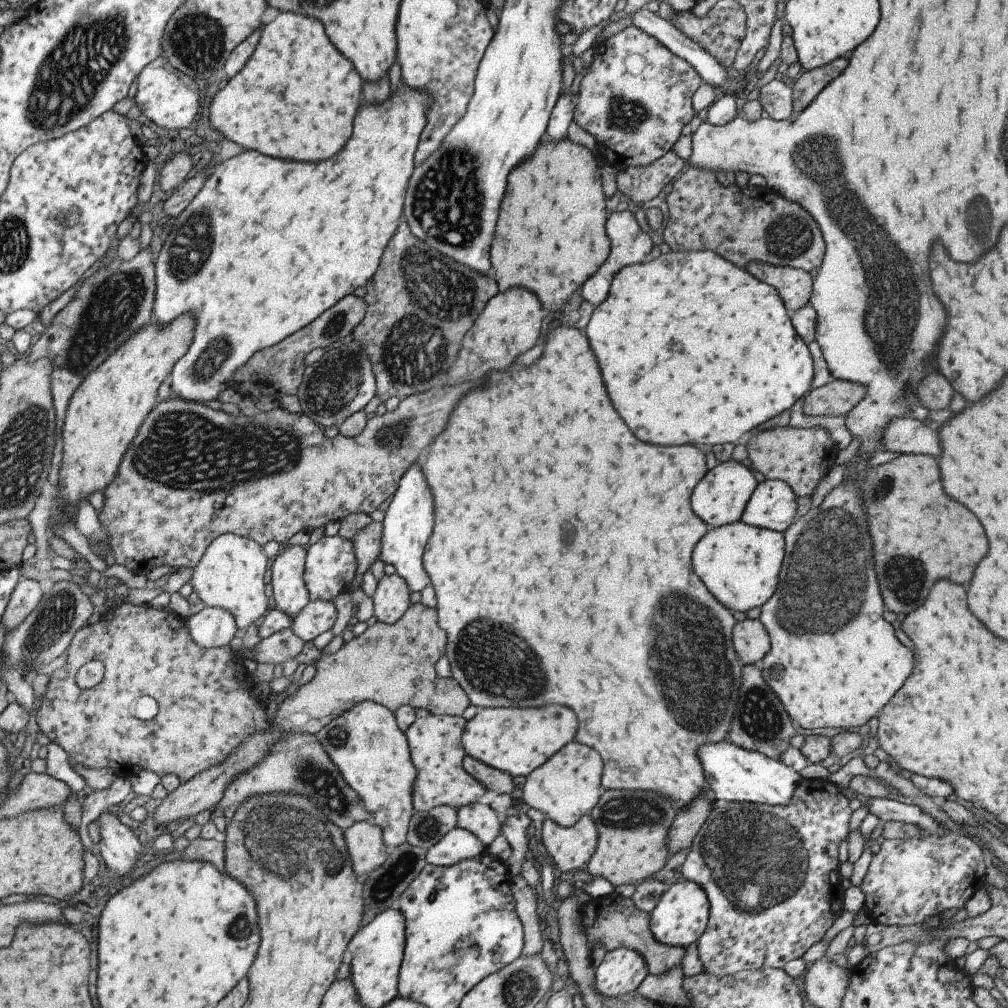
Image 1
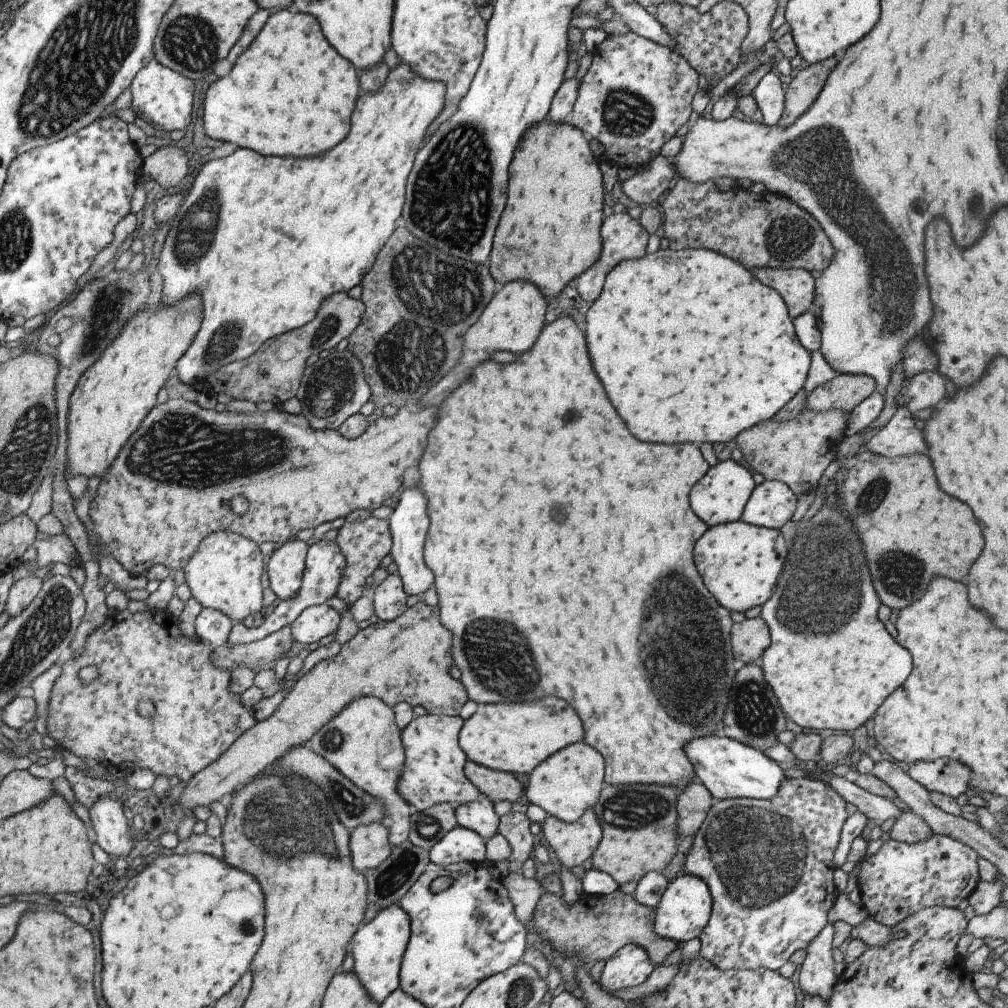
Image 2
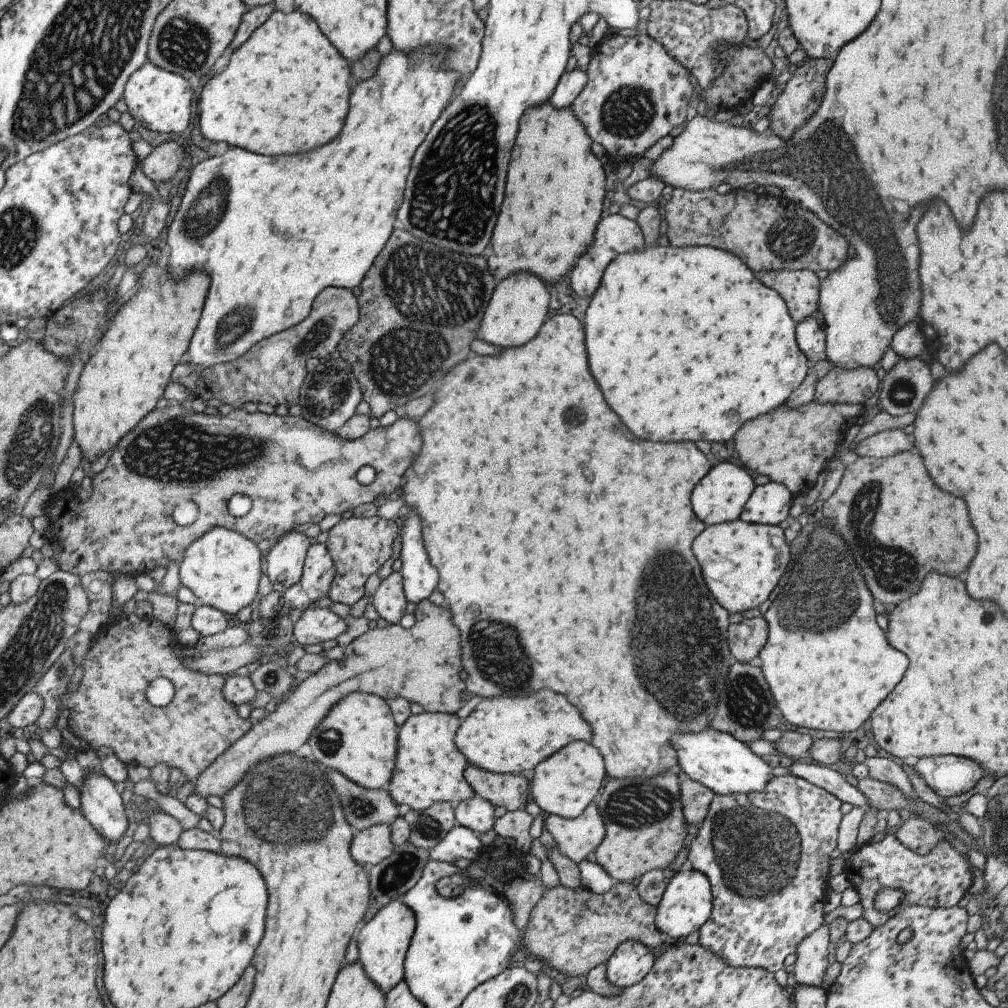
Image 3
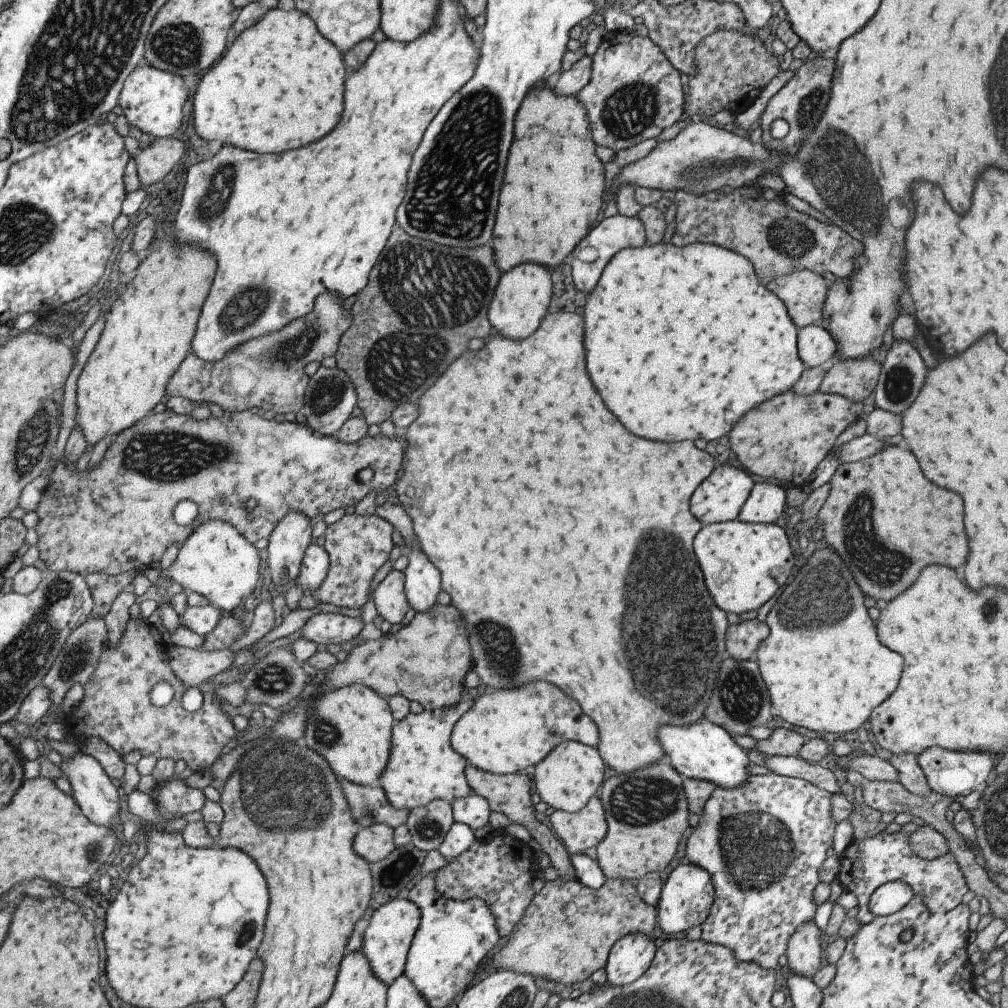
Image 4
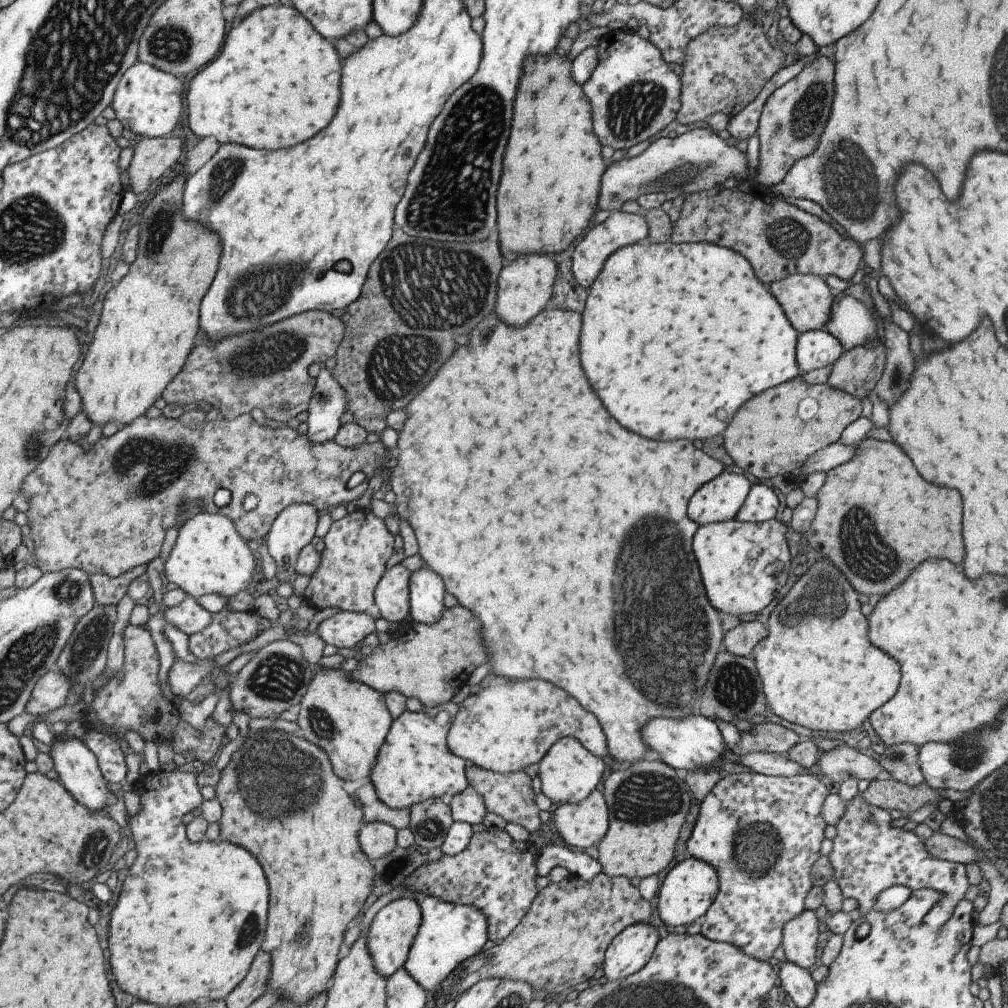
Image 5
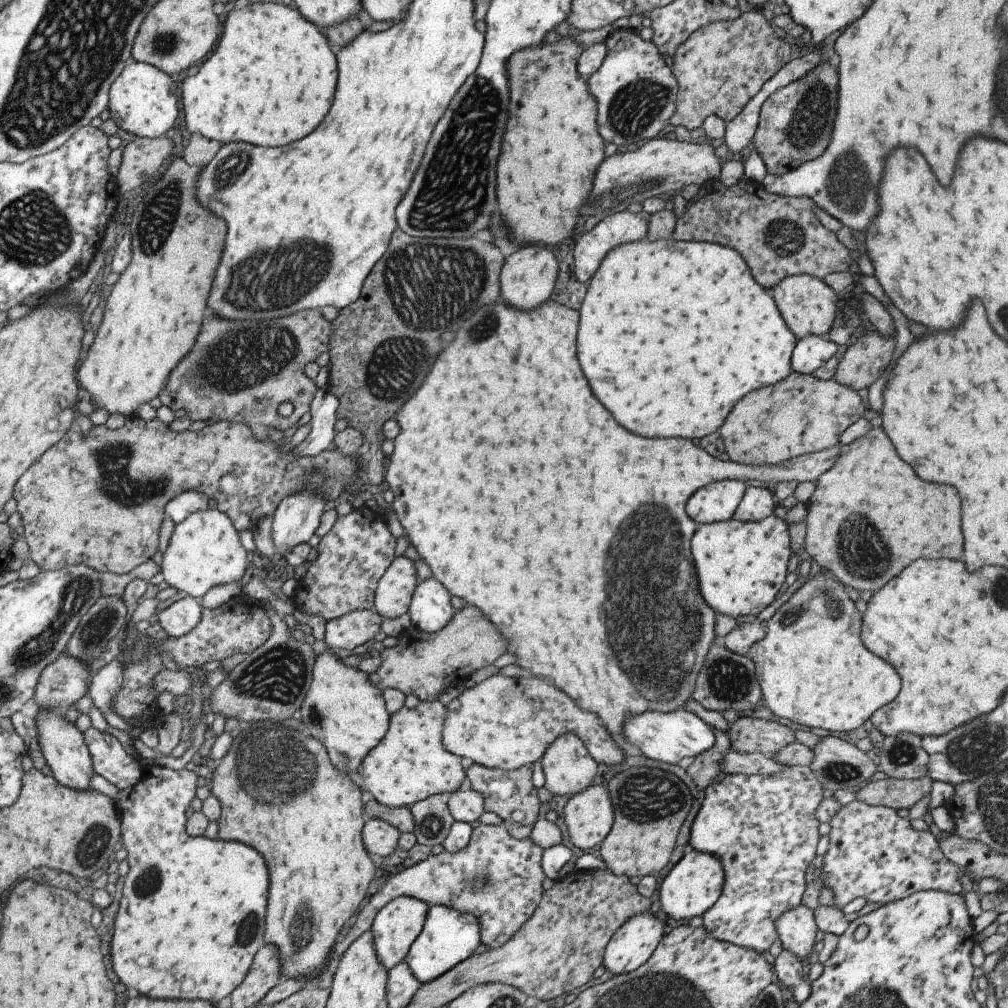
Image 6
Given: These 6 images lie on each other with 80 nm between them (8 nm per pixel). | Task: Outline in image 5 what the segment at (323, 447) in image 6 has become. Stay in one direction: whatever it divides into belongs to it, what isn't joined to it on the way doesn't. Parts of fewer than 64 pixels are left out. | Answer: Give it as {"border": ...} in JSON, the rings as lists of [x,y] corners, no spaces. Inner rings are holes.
{"border":[[[320,369],[306,408],[306,439],[313,444],[331,441],[341,426],[346,398],[330,371]]]}

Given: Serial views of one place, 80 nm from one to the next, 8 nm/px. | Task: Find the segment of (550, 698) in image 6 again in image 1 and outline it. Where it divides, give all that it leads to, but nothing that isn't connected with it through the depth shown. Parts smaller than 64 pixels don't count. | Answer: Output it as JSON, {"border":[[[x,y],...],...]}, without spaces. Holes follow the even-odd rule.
{"border":[[[547,704],[547,706],[539,706],[539,708],[519,708],[519,707],[478,707],[473,718],[470,718],[463,727],[460,738],[461,746],[466,755],[471,758],[496,768],[508,775],[527,776],[534,771],[540,764],[543,764],[554,752],[563,748],[567,742],[573,740],[577,730],[577,720],[575,714],[559,704]]]}

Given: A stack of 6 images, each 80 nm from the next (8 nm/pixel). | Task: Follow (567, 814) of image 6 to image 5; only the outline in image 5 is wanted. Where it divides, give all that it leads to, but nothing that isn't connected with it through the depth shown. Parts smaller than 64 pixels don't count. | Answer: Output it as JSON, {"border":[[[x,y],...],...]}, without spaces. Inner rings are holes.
{"border":[[[593,789],[581,802],[562,803],[551,813],[557,840],[569,848],[597,846],[608,829],[608,810],[601,789]]]}

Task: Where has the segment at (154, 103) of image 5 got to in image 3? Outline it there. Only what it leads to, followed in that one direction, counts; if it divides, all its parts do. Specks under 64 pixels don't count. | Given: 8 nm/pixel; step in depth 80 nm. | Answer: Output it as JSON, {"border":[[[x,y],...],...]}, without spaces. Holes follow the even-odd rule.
{"border":[[[145,63],[135,74],[131,75],[122,96],[132,118],[145,128],[158,134],[179,134],[185,130],[191,118],[191,98],[193,92],[182,76],[162,69],[155,63]]]}

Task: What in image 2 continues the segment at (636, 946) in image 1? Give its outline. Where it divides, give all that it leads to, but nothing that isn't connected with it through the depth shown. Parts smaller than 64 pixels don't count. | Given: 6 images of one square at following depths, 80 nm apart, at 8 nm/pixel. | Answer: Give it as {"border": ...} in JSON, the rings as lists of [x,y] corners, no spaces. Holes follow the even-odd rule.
{"border":[[[620,888],[615,889],[611,894],[606,894],[605,896],[581,894],[572,903],[566,903],[559,893],[544,891],[535,905],[529,927],[530,932],[537,933],[539,936],[545,938],[545,945],[548,945],[553,950],[557,950],[570,963],[578,961],[590,967],[597,960],[608,959],[610,955],[615,954],[615,951],[619,950],[623,945],[636,944],[643,947],[653,966],[657,966],[678,944],[675,941],[661,938],[655,934],[653,928],[655,913],[654,908],[639,904],[631,893],[623,893]]]}

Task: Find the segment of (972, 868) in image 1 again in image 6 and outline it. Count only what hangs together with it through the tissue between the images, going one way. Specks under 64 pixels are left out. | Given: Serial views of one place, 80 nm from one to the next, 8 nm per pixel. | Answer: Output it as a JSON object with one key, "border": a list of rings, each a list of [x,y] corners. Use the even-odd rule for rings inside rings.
{"border":[[[857,799],[842,806],[828,821],[828,848],[822,856],[822,869],[819,872],[819,886],[832,892],[832,904],[841,910],[853,898],[864,898],[866,902],[885,904],[896,901],[919,891],[939,891],[957,895],[961,890],[958,876],[965,874],[963,869],[950,863],[939,850],[938,840],[929,830],[917,831],[911,828],[905,817],[897,816],[897,811],[889,807],[872,807]]]}

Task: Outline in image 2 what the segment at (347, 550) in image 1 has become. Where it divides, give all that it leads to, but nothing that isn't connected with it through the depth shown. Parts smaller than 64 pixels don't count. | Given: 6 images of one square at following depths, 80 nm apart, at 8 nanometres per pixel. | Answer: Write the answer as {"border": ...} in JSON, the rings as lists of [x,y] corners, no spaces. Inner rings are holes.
{"border":[[[321,539],[320,541],[311,544],[306,548],[302,579],[298,591],[291,596],[291,598],[279,599],[279,603],[272,606],[264,614],[264,621],[261,626],[257,628],[249,628],[239,622],[233,623],[232,627],[229,629],[226,644],[238,645],[265,638],[268,634],[283,628],[285,625],[290,625],[295,618],[297,618],[298,613],[300,613],[304,608],[327,602],[327,600],[335,594],[335,589],[338,587],[343,569],[344,558],[334,542]]]}

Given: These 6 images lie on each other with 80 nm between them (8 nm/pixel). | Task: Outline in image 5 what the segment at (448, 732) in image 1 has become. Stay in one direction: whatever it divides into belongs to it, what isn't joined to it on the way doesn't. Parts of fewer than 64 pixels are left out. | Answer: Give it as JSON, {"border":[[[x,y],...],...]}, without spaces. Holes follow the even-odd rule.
{"border":[[[447,701],[431,708],[422,706],[420,711],[414,713],[405,710],[401,716],[392,719],[385,742],[378,748],[378,755],[368,774],[369,783],[373,785],[378,799],[386,804],[387,808],[409,809],[413,804],[441,797],[443,794],[451,794],[451,796],[459,794],[469,786],[464,775],[467,762],[455,756],[446,747],[446,734],[450,720],[457,711],[458,706]]]}

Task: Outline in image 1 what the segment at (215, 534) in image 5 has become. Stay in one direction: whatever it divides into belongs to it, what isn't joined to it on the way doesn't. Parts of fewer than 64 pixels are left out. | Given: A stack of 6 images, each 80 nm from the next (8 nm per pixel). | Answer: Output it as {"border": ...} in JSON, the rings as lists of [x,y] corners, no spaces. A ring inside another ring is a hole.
{"border":[[[233,533],[219,535],[207,546],[203,556],[192,568],[189,584],[205,607],[219,607],[234,618],[236,628],[245,631],[249,624],[261,618],[268,611],[263,574],[269,561],[263,555],[262,546],[254,540]]]}

